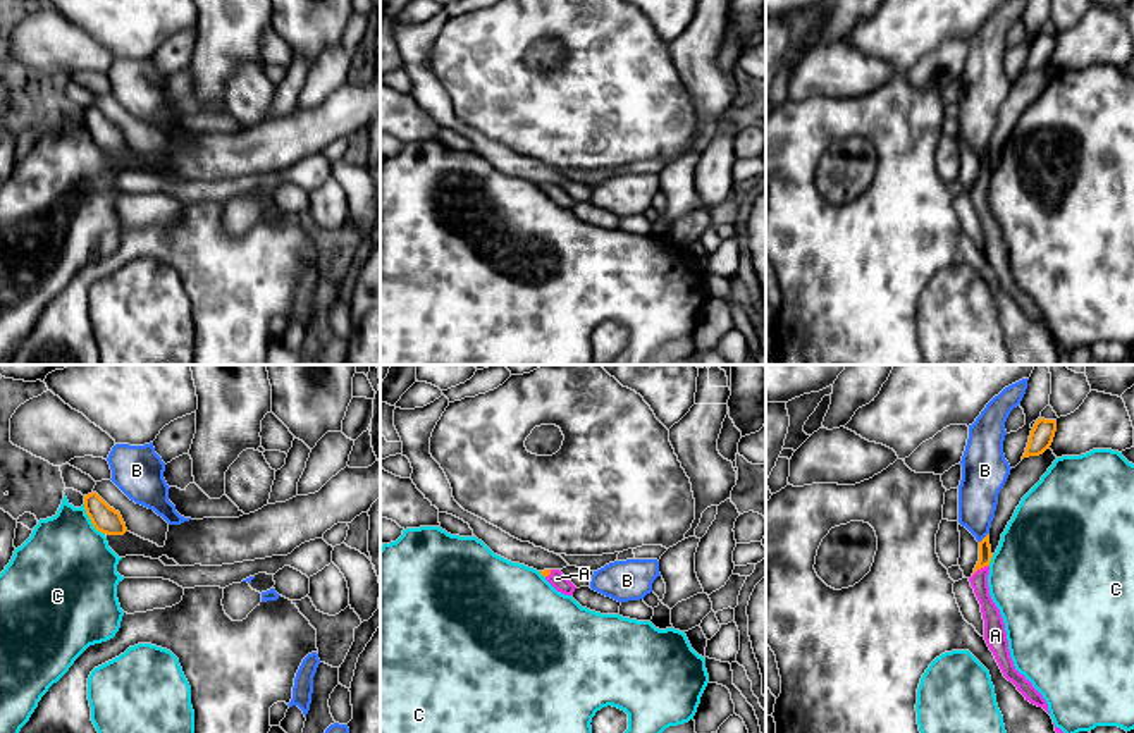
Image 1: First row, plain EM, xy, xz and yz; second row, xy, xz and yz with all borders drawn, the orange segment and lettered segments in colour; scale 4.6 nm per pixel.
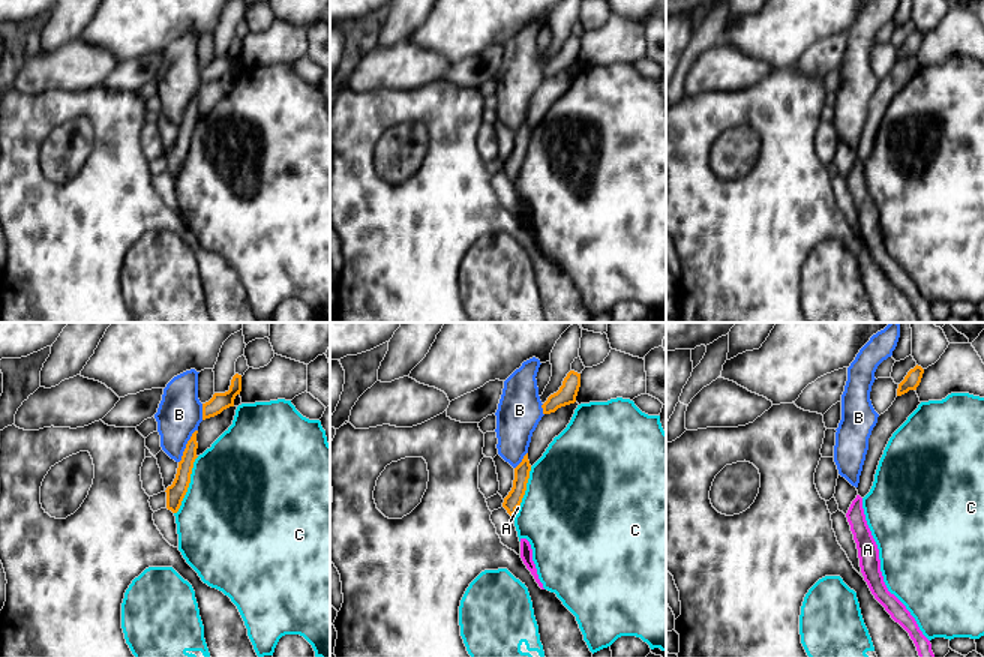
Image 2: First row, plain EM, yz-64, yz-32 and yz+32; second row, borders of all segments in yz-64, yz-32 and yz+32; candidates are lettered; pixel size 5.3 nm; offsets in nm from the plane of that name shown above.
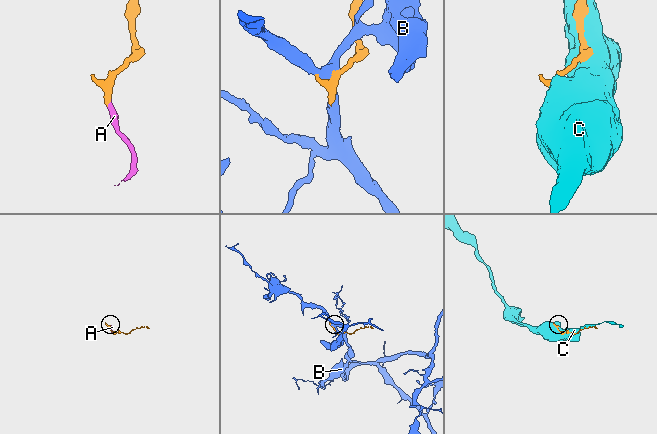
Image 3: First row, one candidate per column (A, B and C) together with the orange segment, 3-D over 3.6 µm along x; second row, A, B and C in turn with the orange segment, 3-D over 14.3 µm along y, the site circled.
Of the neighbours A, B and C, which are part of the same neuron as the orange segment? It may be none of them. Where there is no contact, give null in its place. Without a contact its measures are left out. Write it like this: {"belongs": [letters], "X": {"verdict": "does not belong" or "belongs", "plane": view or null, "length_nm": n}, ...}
{"belongs": ["A"], "A": {"verdict": "belongs", "plane": "yz", "length_nm": 90}, "B": {"verdict": "does not belong", "plane": "yz", "length_nm": 70}, "C": {"verdict": "does not belong", "plane": "xy", "length_nm": 170}}

